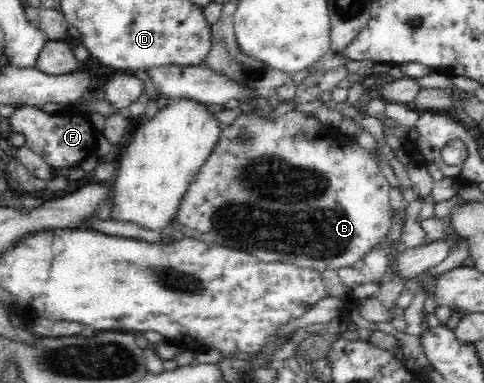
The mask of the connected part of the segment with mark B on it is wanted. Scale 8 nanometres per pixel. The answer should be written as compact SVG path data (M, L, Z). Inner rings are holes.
M293 110L277 118L264 118L252 111L244 112L238 115L232 124L222 126L218 144L196 175L192 177L174 218L180 225L204 234L210 242L248 252L266 263L287 263L320 273L326 269L339 270L353 266L356 261L363 259L366 253L370 253L376 245L380 245L382 239L386 239L388 231L392 229L393 209L390 206L390 183L382 174L378 164L379 162L374 160L372 154L362 149L354 139L345 137L333 126L321 124L312 112Z

